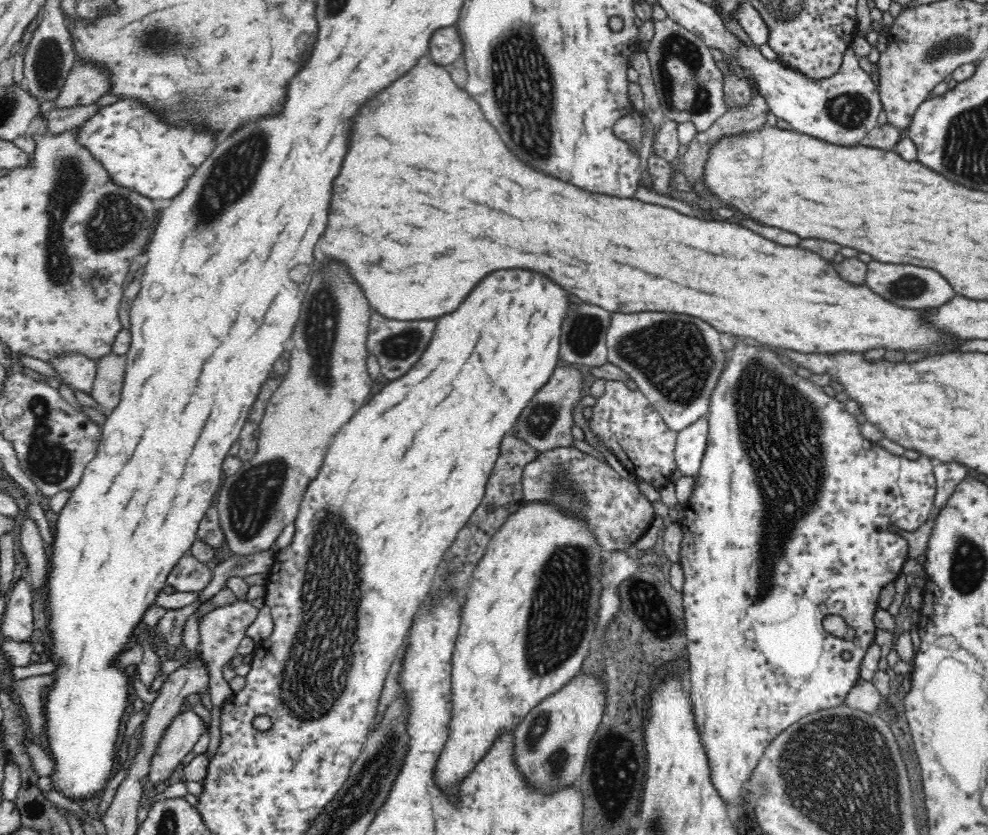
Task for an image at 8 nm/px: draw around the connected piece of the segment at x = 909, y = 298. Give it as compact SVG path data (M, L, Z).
M876 260L866 263L866 266L865 282L868 289L883 300L888 300L904 310L930 310L930 308L943 306L957 295L951 284L936 270L930 270L930 268L911 264L883 263Z

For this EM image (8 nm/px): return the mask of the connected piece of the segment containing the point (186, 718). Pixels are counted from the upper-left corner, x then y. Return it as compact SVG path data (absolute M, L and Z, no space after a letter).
M194 711L178 712L164 734L160 736L154 754L150 758L148 781L152 787L158 787L169 780L171 775L180 766L182 759L190 750L193 750L196 740L202 732L204 721Z

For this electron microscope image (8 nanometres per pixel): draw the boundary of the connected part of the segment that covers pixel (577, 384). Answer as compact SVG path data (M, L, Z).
M557 366L549 376L548 382L540 386L540 390L534 394L532 400L522 410L522 414L519 414L511 432L541 452L554 446L573 446L570 431L570 427L574 424L572 408L582 398L582 390L584 390L584 376L576 368Z

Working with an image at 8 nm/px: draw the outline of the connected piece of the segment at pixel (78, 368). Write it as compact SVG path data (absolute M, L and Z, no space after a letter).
M68 354L68 356L60 356L52 360L50 364L67 384L91 394L96 376L96 360L85 358L80 354Z

